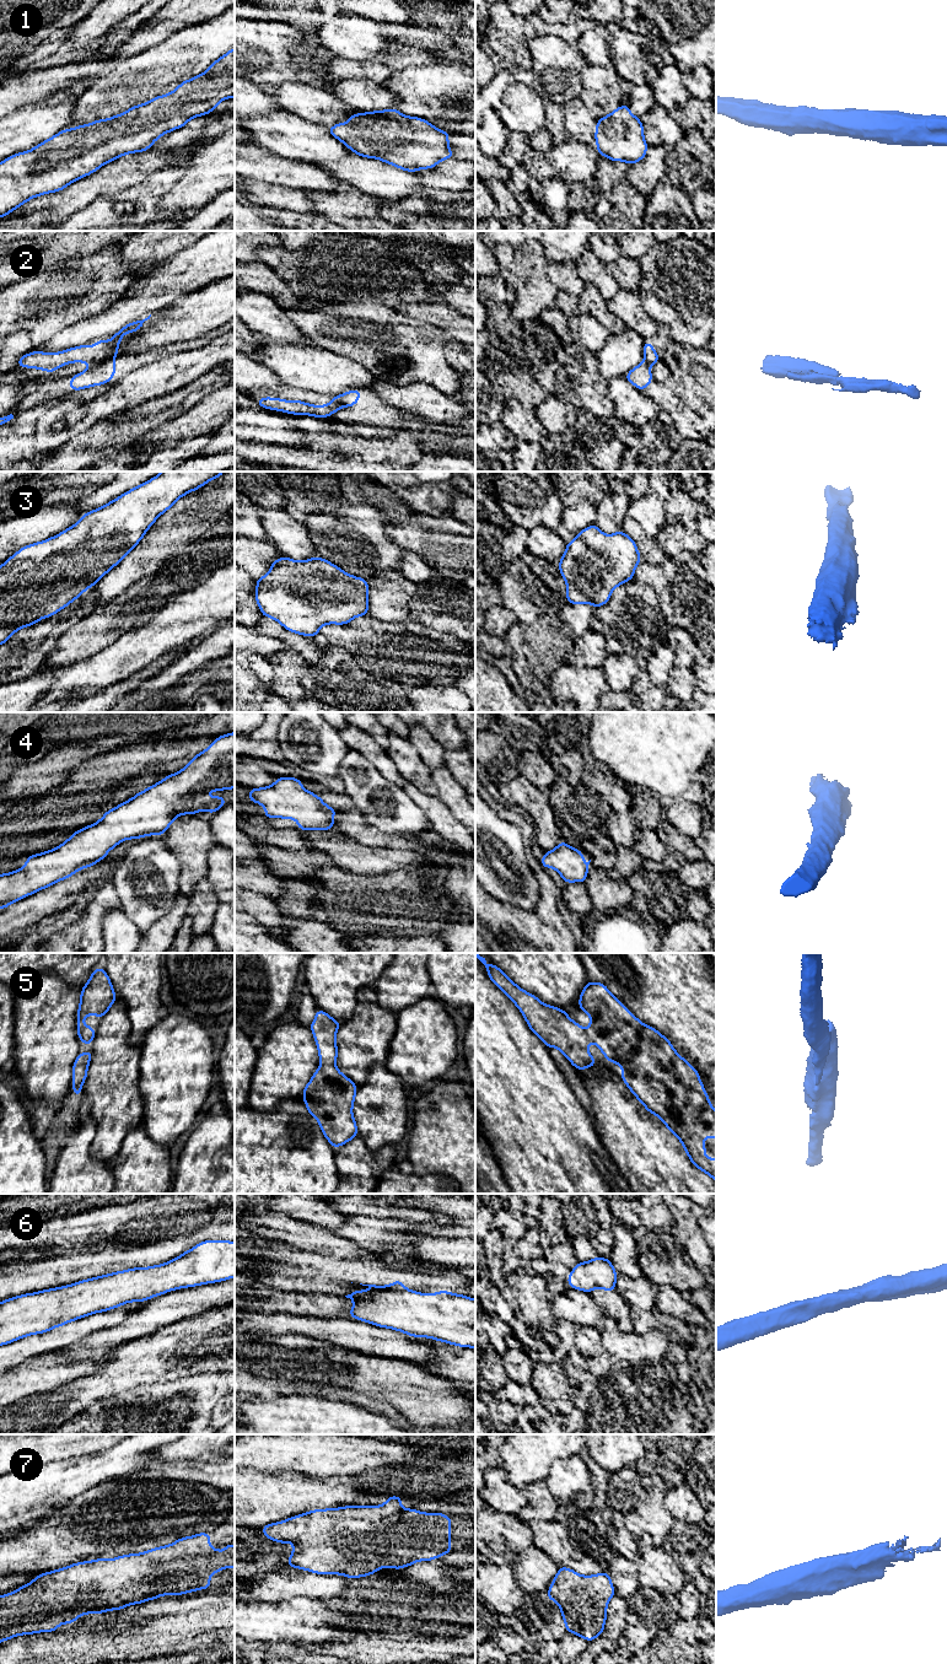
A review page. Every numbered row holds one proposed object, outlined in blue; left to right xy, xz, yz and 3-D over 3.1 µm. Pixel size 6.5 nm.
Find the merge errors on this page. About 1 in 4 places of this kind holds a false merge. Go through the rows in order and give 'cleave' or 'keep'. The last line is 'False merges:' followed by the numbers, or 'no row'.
1: keep
2: cleave
3: keep
4: keep
5: keep
6: keep
7: keep
False merges: 2

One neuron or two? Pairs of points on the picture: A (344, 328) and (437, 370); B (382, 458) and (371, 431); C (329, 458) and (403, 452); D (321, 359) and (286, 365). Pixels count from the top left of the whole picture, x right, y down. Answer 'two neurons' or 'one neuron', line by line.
A: one neuron
B: one neuron
C: one neuron
D: one neuron

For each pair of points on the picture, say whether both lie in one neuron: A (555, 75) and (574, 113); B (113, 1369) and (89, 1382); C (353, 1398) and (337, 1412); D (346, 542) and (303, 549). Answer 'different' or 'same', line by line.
A: different
B: same
C: different
D: different

